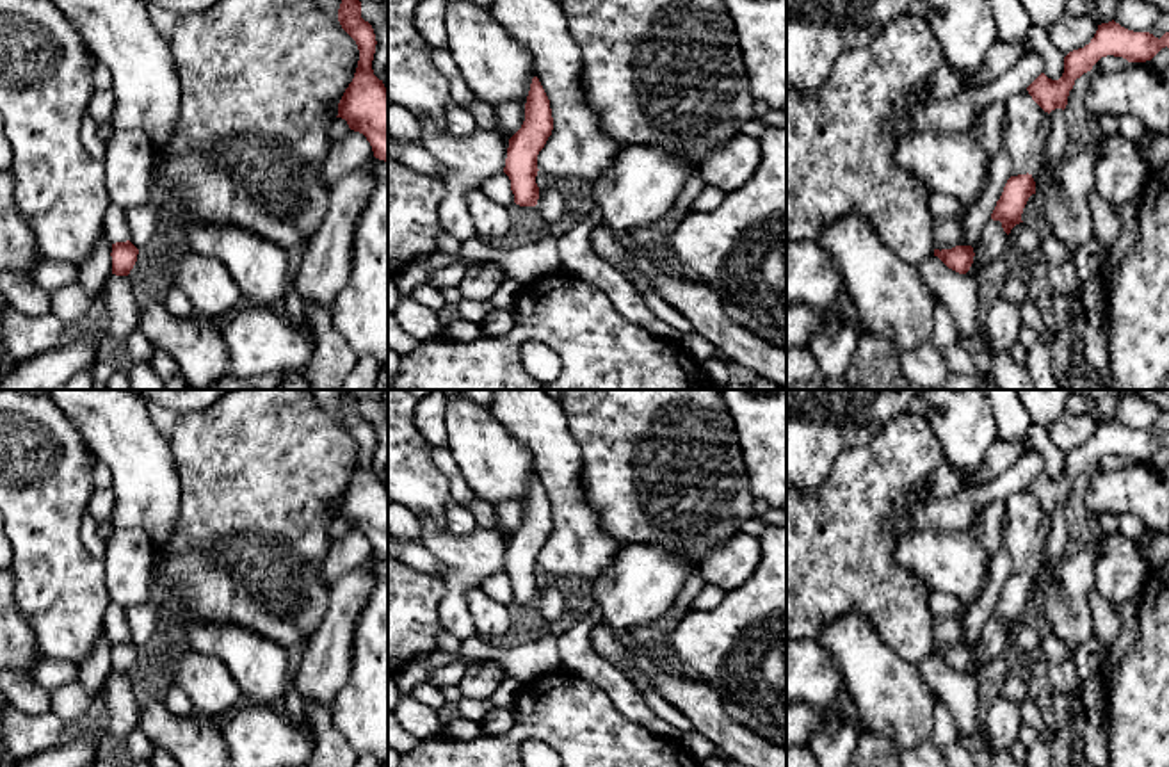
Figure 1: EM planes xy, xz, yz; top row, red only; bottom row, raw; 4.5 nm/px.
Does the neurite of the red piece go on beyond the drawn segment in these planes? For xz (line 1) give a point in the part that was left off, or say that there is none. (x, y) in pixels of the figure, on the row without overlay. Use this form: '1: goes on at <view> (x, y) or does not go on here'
1: does not go on here

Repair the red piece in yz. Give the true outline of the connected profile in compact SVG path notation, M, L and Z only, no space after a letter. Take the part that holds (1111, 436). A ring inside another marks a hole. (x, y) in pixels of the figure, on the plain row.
M1112 418L1098 424L1089 443L1064 456L1064 472L1059 479L1052 479L1041 472L1027 489L1044 511L1064 509L1075 479L1091 470L1101 456L1114 454L1128 461L1146 461L1165 445L1169 447L1169 431L1158 438L1149 431L1128 429Z

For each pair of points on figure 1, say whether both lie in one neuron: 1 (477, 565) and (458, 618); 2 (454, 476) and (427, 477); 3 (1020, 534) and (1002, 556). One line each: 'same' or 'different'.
1: same
2: different
3: different

